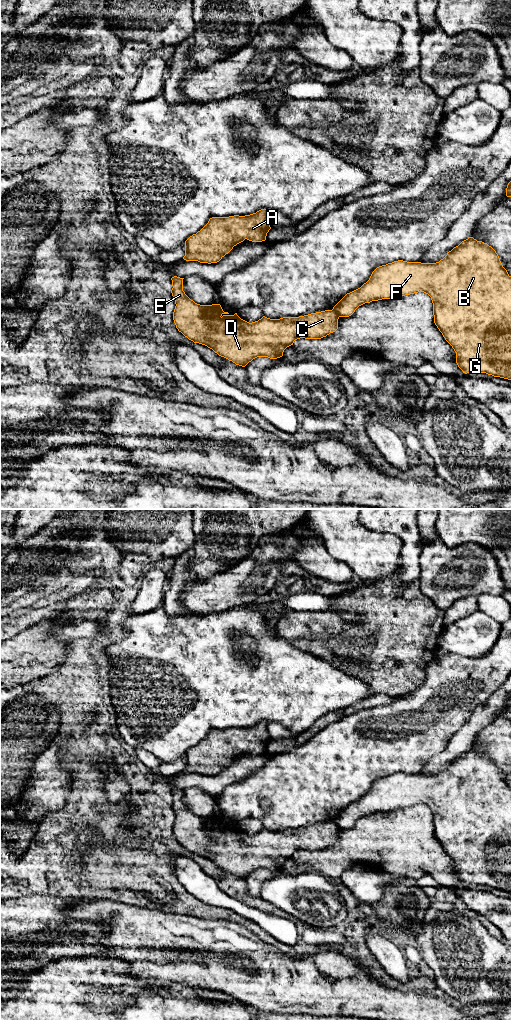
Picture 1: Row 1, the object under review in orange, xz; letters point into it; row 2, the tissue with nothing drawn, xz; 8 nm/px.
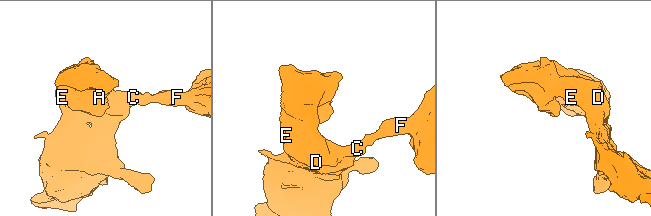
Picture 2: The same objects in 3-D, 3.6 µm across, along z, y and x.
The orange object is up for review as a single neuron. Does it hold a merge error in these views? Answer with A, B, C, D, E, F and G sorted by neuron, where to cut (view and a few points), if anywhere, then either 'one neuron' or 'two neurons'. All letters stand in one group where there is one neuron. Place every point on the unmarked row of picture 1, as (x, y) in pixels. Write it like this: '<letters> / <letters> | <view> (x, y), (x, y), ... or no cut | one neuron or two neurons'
A C D E / B F G | xz (332, 821), (339, 828) | two neurons

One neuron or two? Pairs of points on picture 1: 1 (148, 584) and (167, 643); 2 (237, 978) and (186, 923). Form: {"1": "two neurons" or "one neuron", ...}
{"1": "two neurons", "2": "one neuron"}

